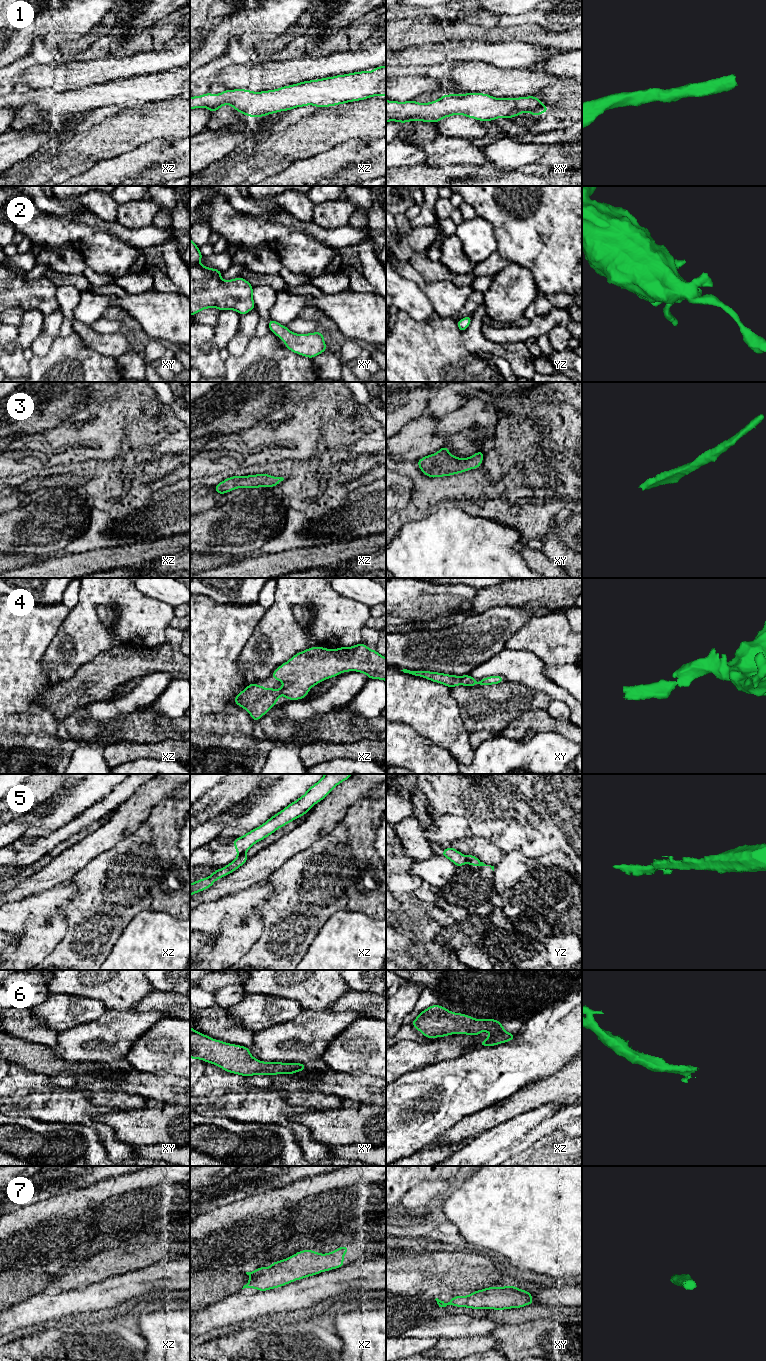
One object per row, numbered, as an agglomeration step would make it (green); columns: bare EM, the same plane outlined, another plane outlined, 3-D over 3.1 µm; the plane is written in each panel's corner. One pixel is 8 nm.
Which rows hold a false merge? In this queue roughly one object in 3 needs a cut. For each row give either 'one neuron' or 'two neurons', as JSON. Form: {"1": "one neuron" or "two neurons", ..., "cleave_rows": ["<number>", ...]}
{"1": "one neuron", "2": "one neuron", "3": "one neuron", "4": "one neuron", "5": "two neurons", "6": "one neuron", "7": "one neuron", "cleave_rows": ["5"]}

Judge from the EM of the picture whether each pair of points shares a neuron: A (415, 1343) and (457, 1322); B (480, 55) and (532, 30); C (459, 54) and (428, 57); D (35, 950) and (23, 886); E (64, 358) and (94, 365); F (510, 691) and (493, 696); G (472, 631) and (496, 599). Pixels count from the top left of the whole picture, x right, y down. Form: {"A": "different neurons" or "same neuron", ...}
{"A": "different neurons", "B": "different neurons", "C": "same neuron", "D": "different neurons", "E": "same neuron", "F": "same neuron", "G": "different neurons"}

